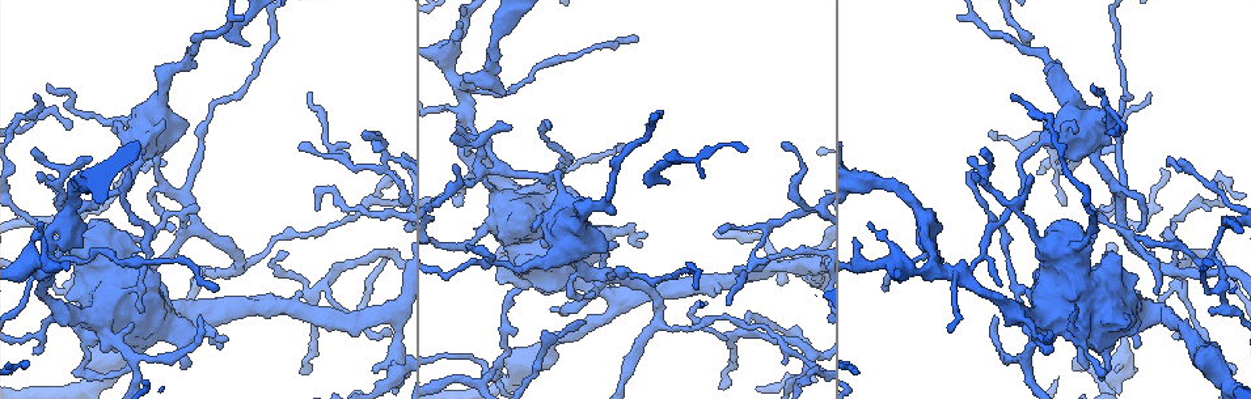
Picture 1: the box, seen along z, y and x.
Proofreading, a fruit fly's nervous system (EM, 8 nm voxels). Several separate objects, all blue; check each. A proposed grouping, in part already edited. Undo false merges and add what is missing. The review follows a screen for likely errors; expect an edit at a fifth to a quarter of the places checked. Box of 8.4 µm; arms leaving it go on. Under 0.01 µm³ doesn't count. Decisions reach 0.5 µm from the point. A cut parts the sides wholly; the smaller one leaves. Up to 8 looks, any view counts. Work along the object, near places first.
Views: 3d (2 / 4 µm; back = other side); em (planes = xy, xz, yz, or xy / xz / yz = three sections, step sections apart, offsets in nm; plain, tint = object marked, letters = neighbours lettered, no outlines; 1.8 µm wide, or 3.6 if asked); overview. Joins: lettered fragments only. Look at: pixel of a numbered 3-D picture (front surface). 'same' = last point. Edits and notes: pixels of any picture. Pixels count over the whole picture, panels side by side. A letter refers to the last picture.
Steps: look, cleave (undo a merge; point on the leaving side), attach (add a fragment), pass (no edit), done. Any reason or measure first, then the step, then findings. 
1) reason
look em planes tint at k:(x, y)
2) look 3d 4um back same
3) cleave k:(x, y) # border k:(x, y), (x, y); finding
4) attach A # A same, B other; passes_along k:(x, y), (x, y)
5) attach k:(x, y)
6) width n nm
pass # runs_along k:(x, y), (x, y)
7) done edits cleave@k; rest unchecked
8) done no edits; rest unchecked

sudden change in width
look em planes plain at 1:(124, 119)

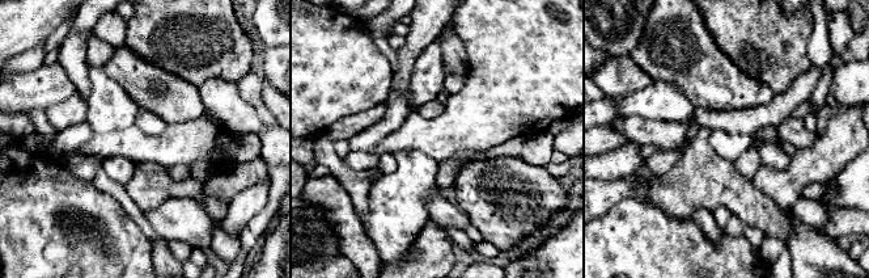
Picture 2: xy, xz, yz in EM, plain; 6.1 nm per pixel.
with the object marked
look em planes tint same

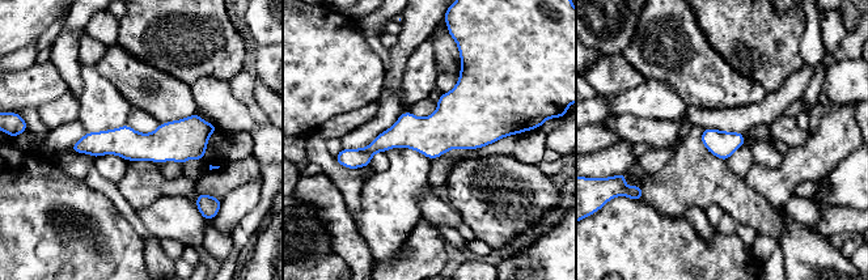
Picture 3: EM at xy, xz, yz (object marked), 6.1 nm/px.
look em planes letters same

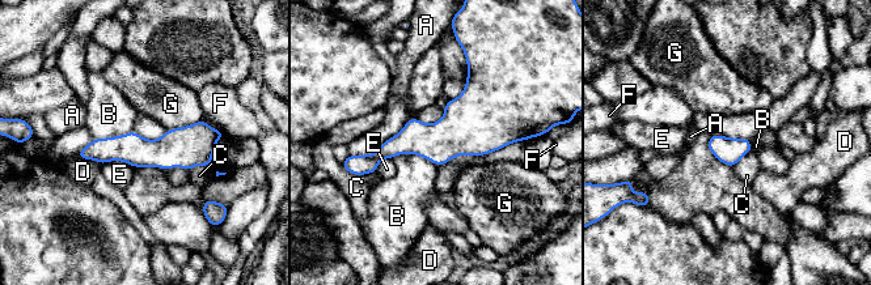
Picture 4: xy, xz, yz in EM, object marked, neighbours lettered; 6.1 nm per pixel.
attach B # A other, B same, C other, D other, E other, F other, G other; it goes on there

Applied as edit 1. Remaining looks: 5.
abrupt turn
look em planes letters at 1:(481, 173)

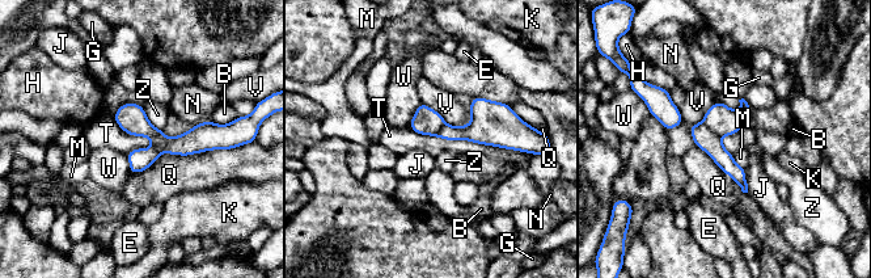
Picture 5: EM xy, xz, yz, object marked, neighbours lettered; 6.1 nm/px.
cleave 5:(719, 118) # B other, E other, G other, H other, J other, K other, M other, N other, Q other, T other, V other, W other, Z other; border 5:(702, 121), (721, 138); two cells meet here

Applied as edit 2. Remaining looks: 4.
end of a long branch
look em xz step 8 tint at 1:(1169, 163)

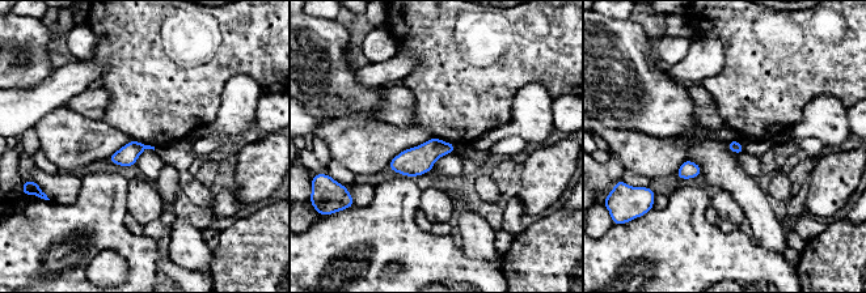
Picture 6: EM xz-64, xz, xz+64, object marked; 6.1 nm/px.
look em yz step 16 letters same

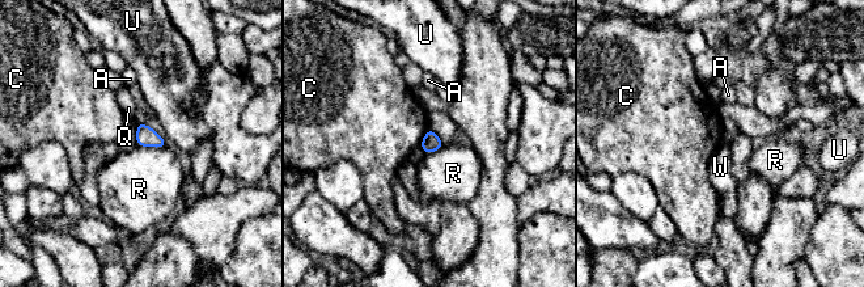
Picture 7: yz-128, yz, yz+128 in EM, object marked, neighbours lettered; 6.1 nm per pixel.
width 120 nm
pass # A other, C other, Q other, R other, U other, W other; none of them fits

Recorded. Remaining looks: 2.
done edits attach@4, cleave@5; rest unchecked

